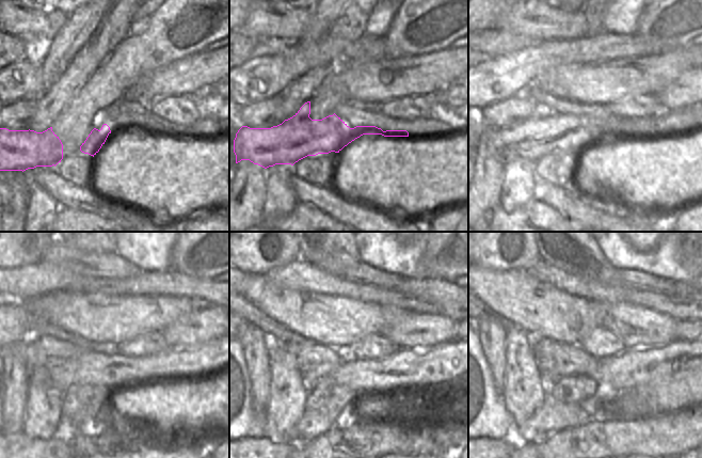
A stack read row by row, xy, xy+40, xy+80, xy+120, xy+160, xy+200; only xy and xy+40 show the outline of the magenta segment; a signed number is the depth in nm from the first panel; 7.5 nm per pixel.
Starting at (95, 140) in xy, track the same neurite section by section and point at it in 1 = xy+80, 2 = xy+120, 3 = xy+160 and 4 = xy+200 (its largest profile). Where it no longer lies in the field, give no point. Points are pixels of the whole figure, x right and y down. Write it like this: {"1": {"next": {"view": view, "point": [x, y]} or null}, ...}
{"1": {"next": {"view": "xy+80", "point": [546, 131]}}, "2": {"next": {"view": "xy+120", "point": [120, 373]}}, "3": {"next": {"view": "xy+160", "point": [385, 374]}}, "4": {"next": {"view": "xy+200", "point": [625, 370]}}}

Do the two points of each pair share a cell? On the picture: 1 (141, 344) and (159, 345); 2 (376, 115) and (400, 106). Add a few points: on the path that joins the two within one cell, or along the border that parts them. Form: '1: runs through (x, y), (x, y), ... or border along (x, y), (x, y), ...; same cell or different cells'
1: runs through (145, 344), (155, 344); same cell
2: border along (380, 103), (380, 108), (386, 114), (407, 120); different cells

